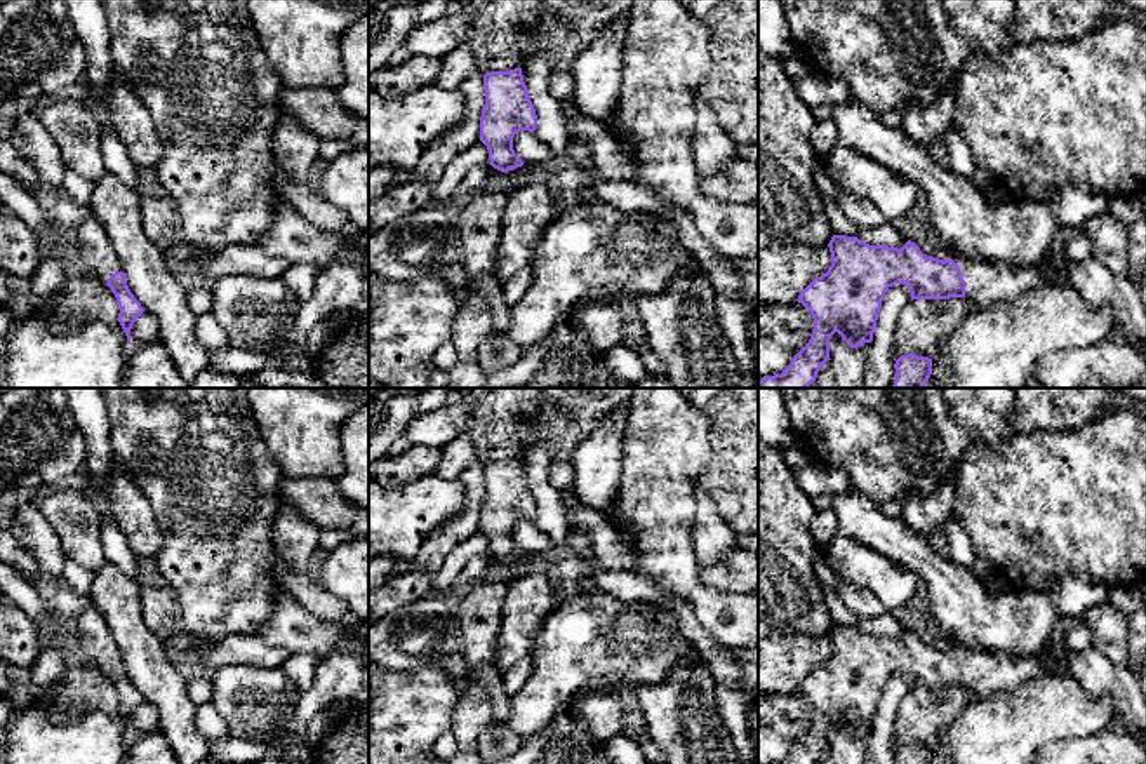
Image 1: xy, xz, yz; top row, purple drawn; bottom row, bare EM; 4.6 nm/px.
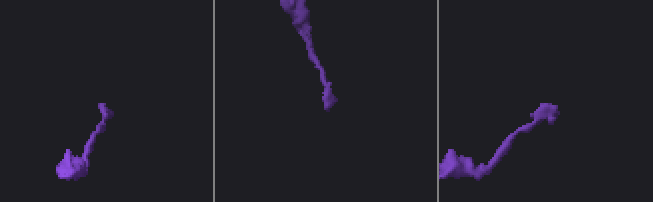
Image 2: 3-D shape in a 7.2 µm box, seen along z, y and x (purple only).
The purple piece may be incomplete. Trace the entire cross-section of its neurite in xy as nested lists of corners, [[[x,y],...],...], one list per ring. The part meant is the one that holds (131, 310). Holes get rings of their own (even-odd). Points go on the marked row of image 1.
[[[94,214],[73,235],[68,254],[75,268],[99,277],[111,289],[120,308],[118,322],[130,343],[130,329],[143,315],[144,308],[130,292],[120,258],[117,256],[103,223]]]

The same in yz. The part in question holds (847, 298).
[[[833,235],[828,247],[831,266],[826,273],[814,278],[796,299],[814,318],[810,339],[781,374],[762,378],[758,388],[809,388],[816,381],[819,369],[831,360],[830,338],[835,332],[850,348],[871,343],[883,296],[896,284],[906,284],[909,287],[911,301],[965,298],[977,306],[986,306],[998,299],[1014,299],[1052,280],[1066,284],[1066,268],[1061,268],[1054,275],[1047,266],[1012,268],[993,261],[972,259],[963,252],[951,252],[943,261],[923,254],[911,240],[897,249],[869,245],[857,237]]]

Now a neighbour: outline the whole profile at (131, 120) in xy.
[[[113,71],[108,90],[103,94],[92,92],[92,96],[108,110],[110,124],[134,165],[157,169],[163,153],[162,143],[150,111],[132,94],[125,80]]]

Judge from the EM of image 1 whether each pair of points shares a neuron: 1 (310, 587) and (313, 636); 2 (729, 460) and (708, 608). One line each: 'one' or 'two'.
1: two
2: two

